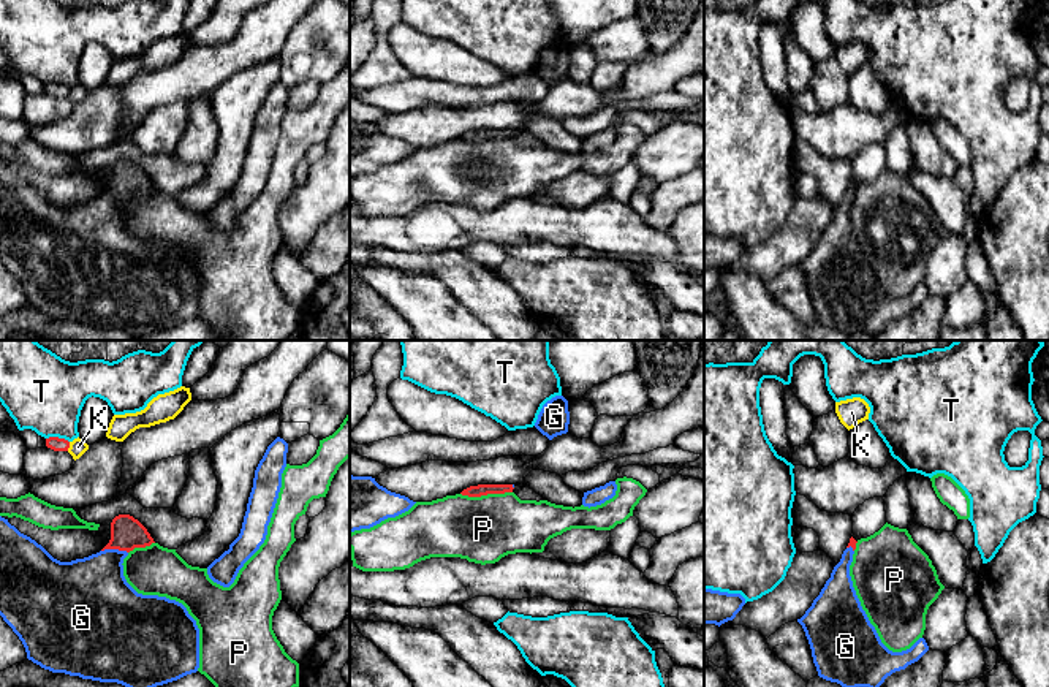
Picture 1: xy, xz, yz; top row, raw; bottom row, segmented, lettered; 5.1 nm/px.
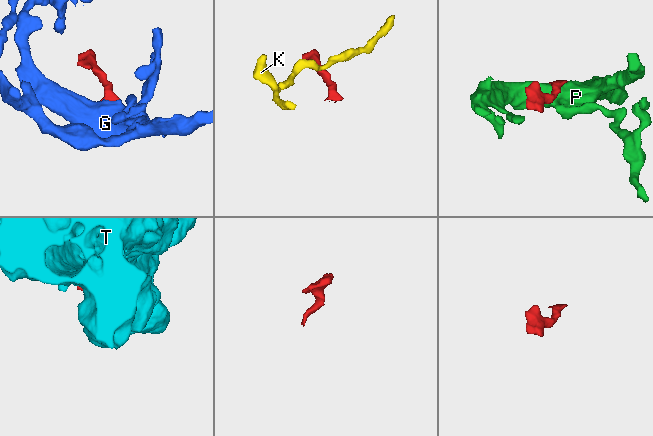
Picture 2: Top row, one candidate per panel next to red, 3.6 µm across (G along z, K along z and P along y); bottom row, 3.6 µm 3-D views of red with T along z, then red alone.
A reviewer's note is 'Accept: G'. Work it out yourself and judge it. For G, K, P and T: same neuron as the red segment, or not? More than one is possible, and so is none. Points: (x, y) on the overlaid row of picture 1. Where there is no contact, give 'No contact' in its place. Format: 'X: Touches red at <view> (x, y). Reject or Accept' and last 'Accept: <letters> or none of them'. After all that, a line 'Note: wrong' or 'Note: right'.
G: Touches red at xy (114, 548). Accept
K: Touches red at xy (68, 447). Reject
P: Touches red at xz (486, 494). Reject
T: Touches red at xy (57, 437). Reject
Accept: G
Note: right

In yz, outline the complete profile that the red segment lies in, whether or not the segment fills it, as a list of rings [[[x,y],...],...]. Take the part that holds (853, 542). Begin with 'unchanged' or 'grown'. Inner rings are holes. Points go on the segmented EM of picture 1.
grown | [[[851,537],[831,578],[797,622],[820,678],[842,687],[880,687],[888,676],[918,662],[929,646],[919,638],[910,649],[892,652],[881,643],[850,576],[856,543]]]

